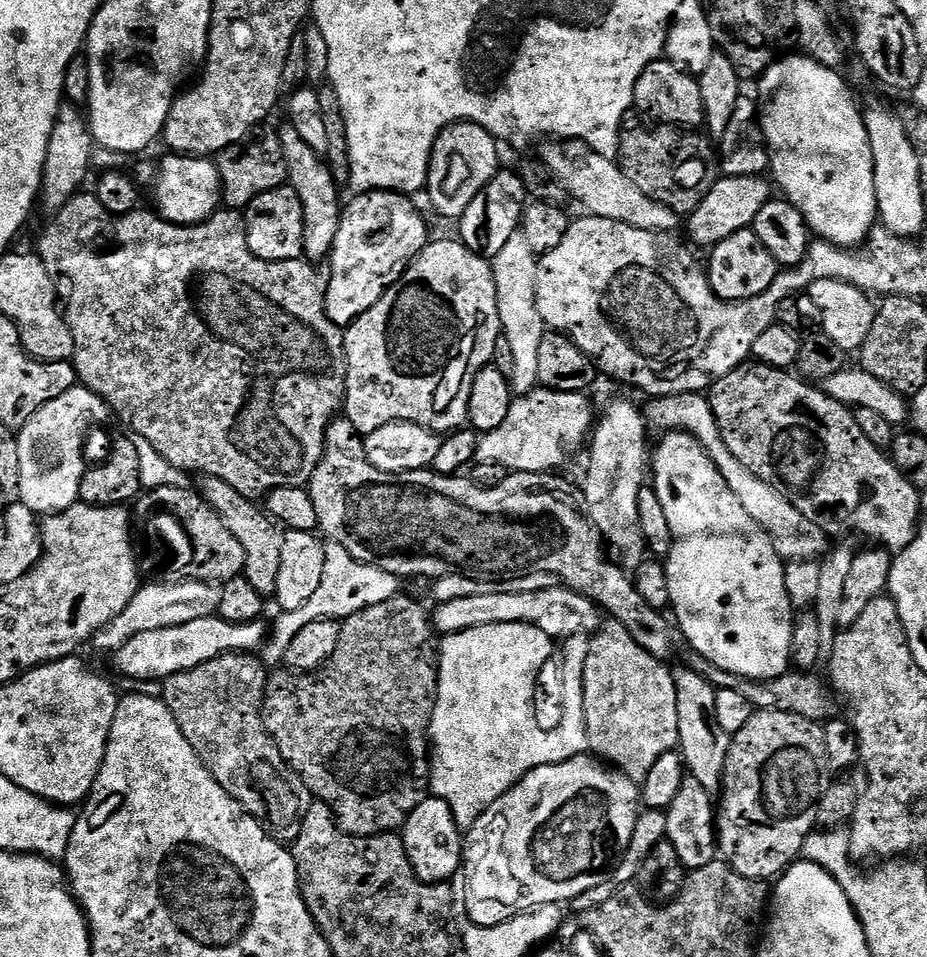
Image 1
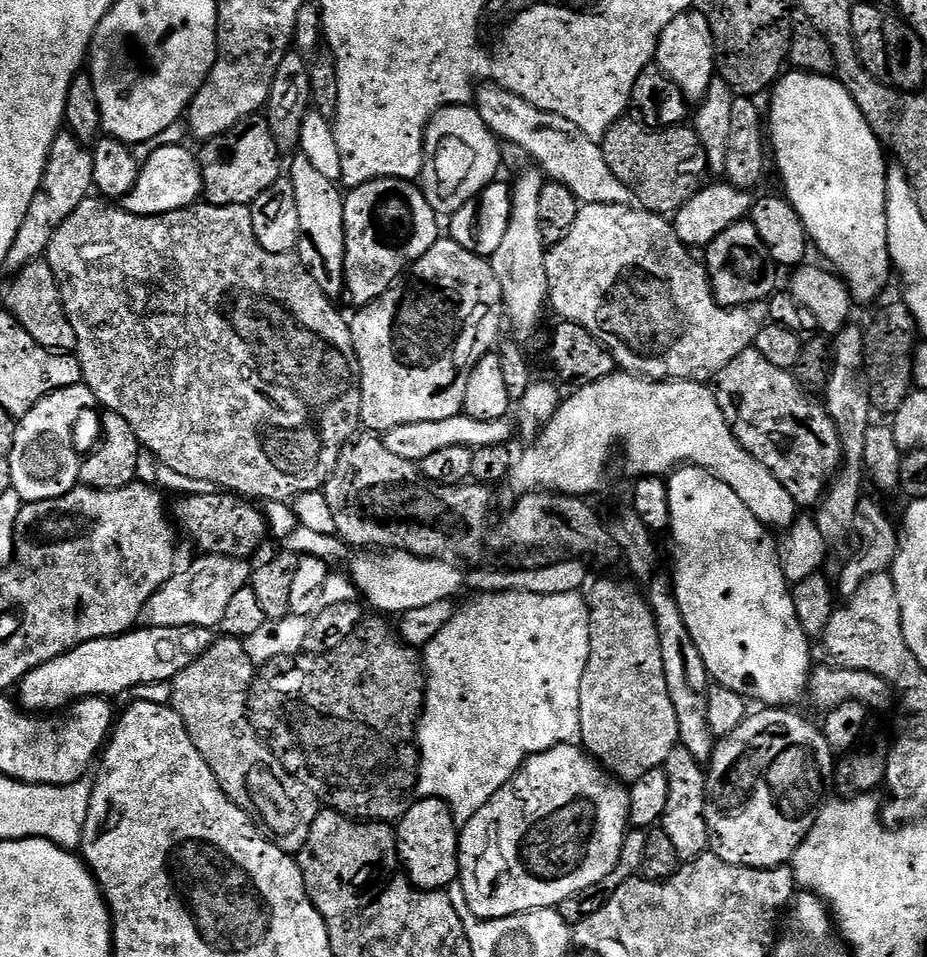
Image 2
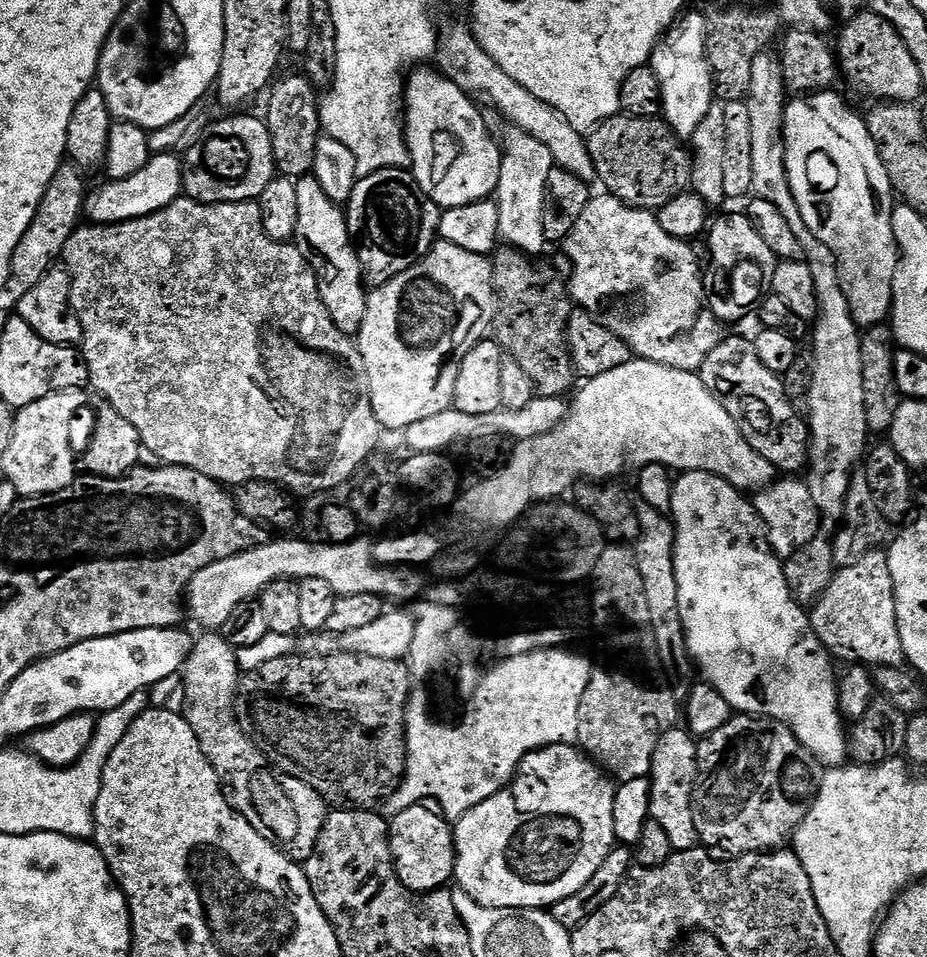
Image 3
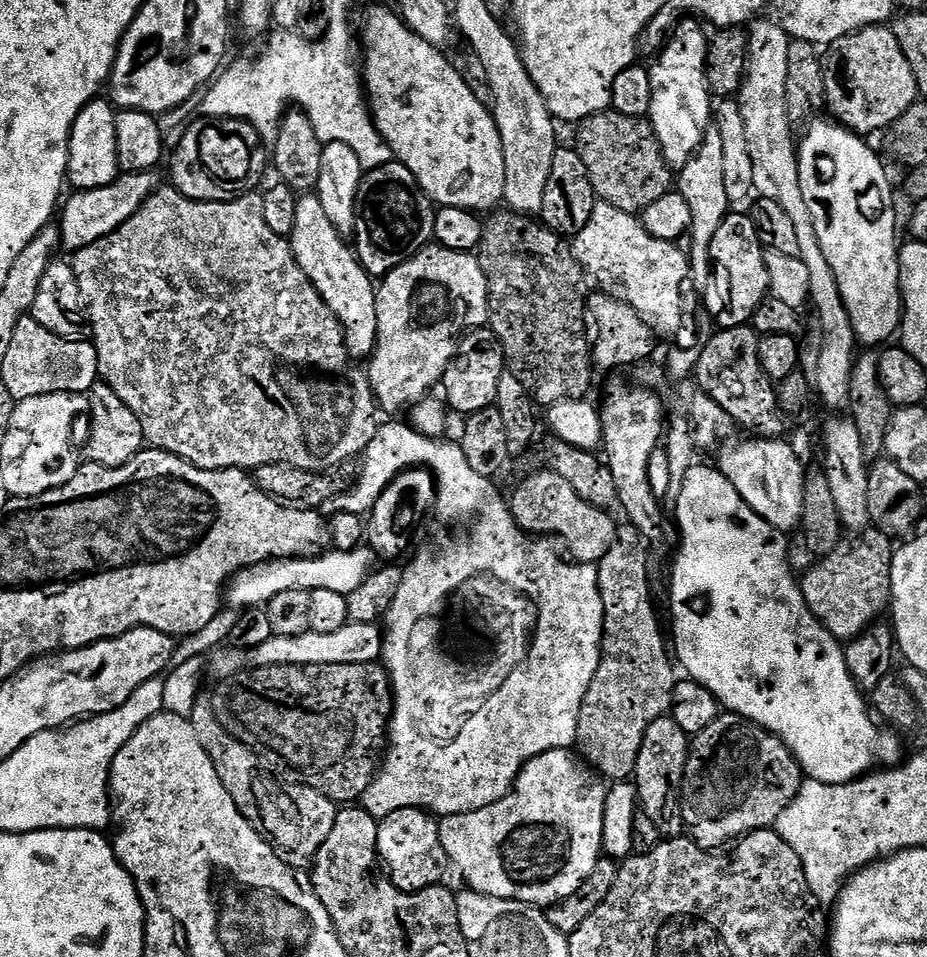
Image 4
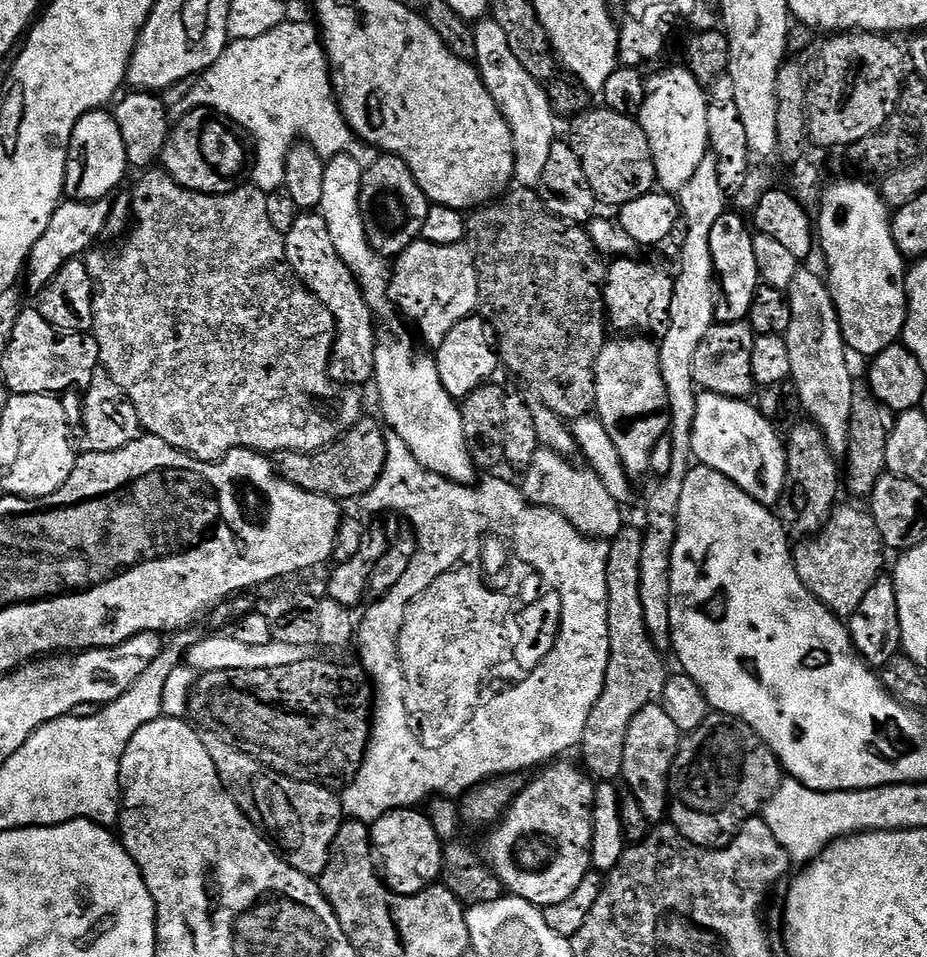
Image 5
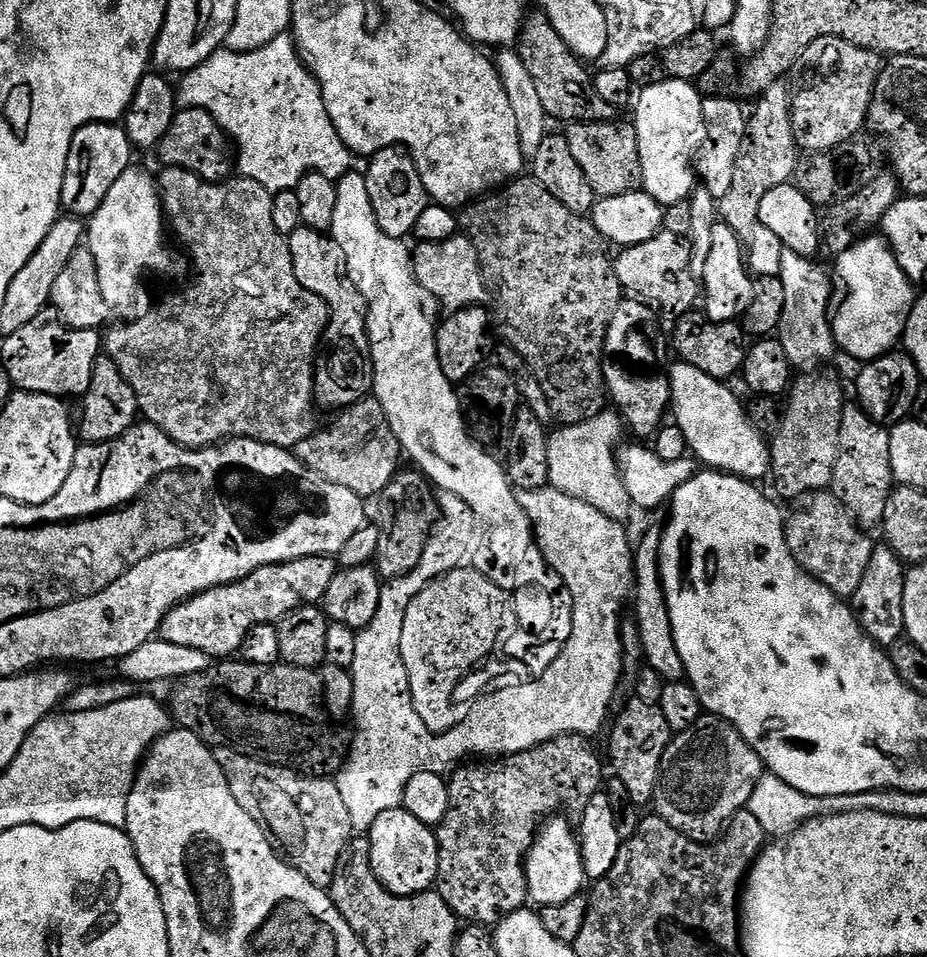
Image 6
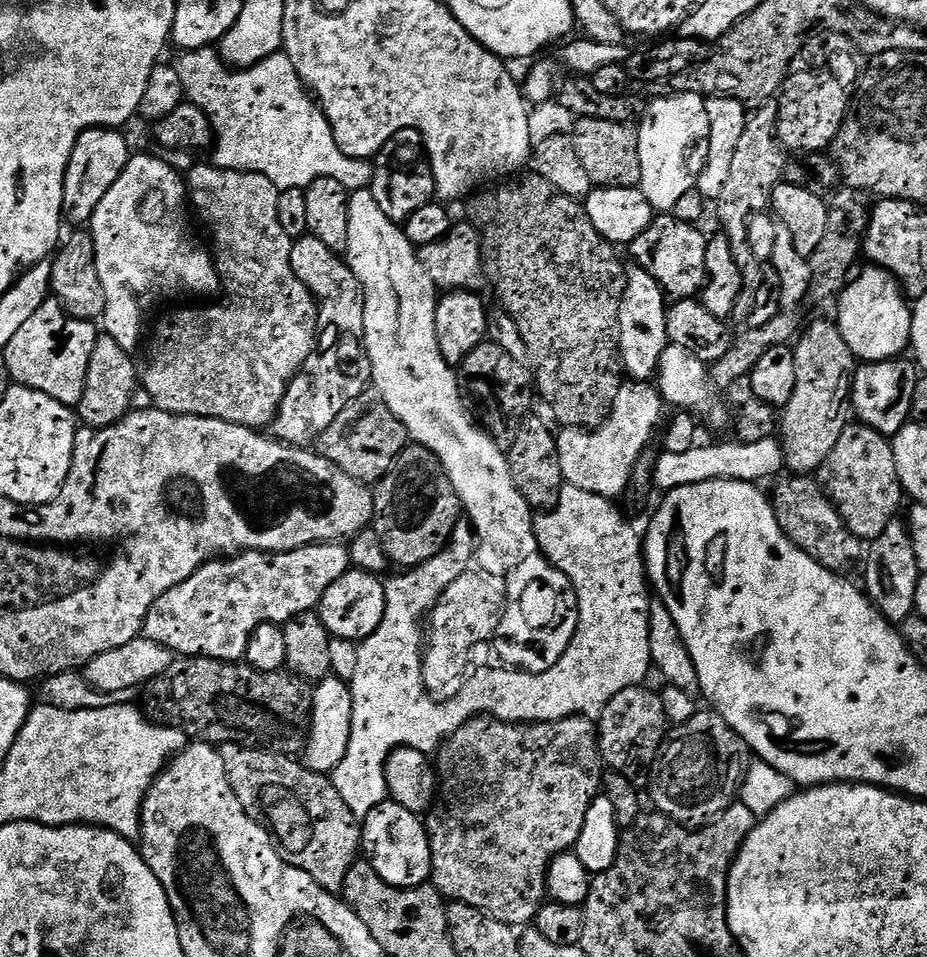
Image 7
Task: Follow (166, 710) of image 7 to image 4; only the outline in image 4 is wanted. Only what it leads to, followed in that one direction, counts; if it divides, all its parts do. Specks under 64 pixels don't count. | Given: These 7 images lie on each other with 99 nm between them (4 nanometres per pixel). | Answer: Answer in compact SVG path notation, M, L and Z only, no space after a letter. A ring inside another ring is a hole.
M383 663L359 664L358 666L270 666L269 668L253 667L247 674L221 679L216 688L216 693L210 696L218 722L233 736L238 738L253 754L260 757L261 761L273 773L279 774L285 781L294 784L305 784L322 793L326 798L336 801L337 805L348 806L359 801L364 791L372 784L376 773L380 771L381 763L386 751L386 741L390 736L392 722L392 680Z

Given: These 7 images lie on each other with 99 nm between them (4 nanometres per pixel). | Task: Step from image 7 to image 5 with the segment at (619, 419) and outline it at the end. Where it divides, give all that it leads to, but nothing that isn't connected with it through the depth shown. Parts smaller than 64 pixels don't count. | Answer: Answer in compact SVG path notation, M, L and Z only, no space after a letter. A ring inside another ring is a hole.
M541 447L534 454L534 462L530 462L530 466L523 473L523 476L522 491L528 502L562 514L583 536L611 542L626 527L626 520L624 520L623 514L620 513L623 512L622 505L614 498L610 498L610 490L606 490L606 486L602 486L598 474L594 474L592 469L587 466L579 468L576 462L571 459L560 456L554 450Z

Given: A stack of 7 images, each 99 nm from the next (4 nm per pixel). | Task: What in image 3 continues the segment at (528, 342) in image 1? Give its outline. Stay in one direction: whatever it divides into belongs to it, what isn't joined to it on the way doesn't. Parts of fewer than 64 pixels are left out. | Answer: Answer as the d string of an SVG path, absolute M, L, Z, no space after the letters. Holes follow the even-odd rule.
M509 127L502 147L499 182L494 193L499 210L499 237L527 256L539 256L548 246L545 238L545 192L555 160L550 150L520 128Z

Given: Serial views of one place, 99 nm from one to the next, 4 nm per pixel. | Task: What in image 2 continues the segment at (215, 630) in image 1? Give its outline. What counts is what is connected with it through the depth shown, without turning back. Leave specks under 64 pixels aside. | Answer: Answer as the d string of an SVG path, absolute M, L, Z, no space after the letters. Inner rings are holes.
M141 627L139 630L125 632L122 636L111 636L101 640L91 640L26 674L18 685L18 703L25 712L33 714L56 714L67 709L78 700L89 696L116 698L119 692L128 694L132 688L143 684L163 684L171 682L186 666L190 666L212 644L214 632L211 628L155 628Z

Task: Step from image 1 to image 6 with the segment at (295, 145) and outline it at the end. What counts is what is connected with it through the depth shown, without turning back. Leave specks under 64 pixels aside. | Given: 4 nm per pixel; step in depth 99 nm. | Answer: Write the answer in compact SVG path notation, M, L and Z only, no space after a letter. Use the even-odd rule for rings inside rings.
M302 226L287 237L287 242L298 282L302 282L302 286L310 290L310 294L318 294L318 298L322 298L330 309L326 339L314 365L315 403L321 409L343 410L354 402L363 400L374 388L366 312L348 278L348 267L344 264L342 250L332 241L331 235Z

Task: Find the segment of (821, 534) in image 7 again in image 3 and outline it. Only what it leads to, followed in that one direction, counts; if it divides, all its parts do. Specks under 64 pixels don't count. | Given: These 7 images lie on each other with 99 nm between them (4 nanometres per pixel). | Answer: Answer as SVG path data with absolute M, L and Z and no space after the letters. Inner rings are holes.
M870 551L858 562L840 568L830 586L811 605L810 615L814 634L818 634L824 649L837 661L886 668L898 668L905 663L887 551Z

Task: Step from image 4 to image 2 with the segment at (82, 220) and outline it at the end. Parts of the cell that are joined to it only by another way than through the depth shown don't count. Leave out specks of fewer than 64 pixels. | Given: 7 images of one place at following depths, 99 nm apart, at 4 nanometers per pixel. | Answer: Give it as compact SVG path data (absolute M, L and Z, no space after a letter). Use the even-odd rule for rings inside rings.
M164 144L149 154L148 161L143 161L138 182L134 182L134 190L124 197L122 206L135 216L165 216L174 210L192 207L201 199L203 190L197 153L176 144Z

